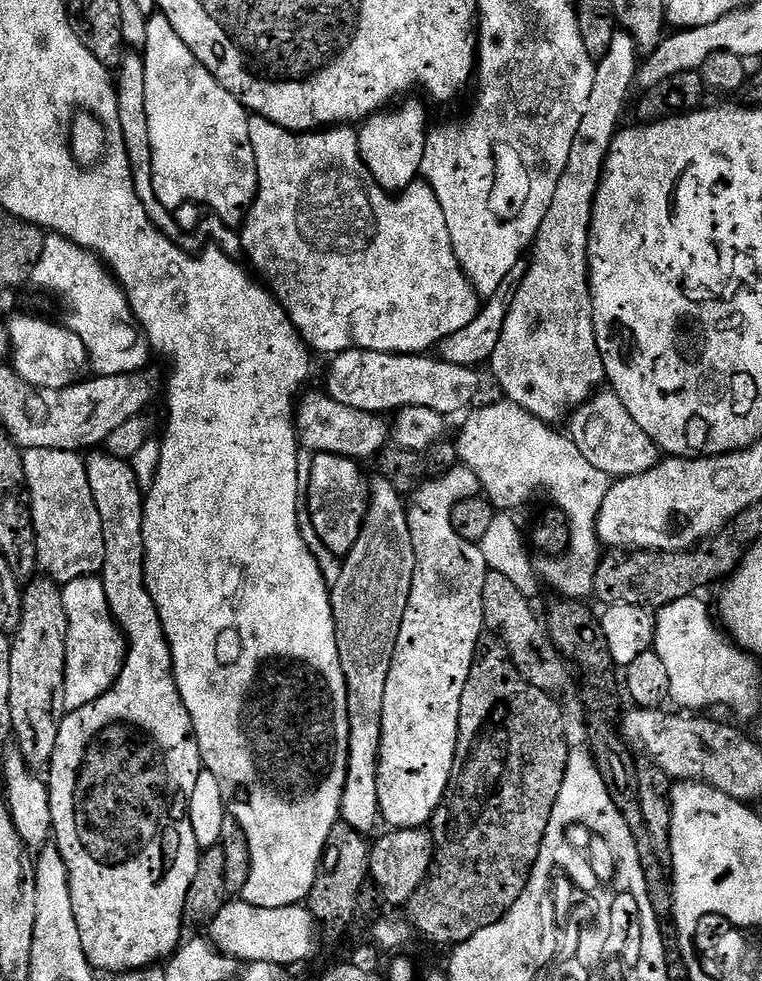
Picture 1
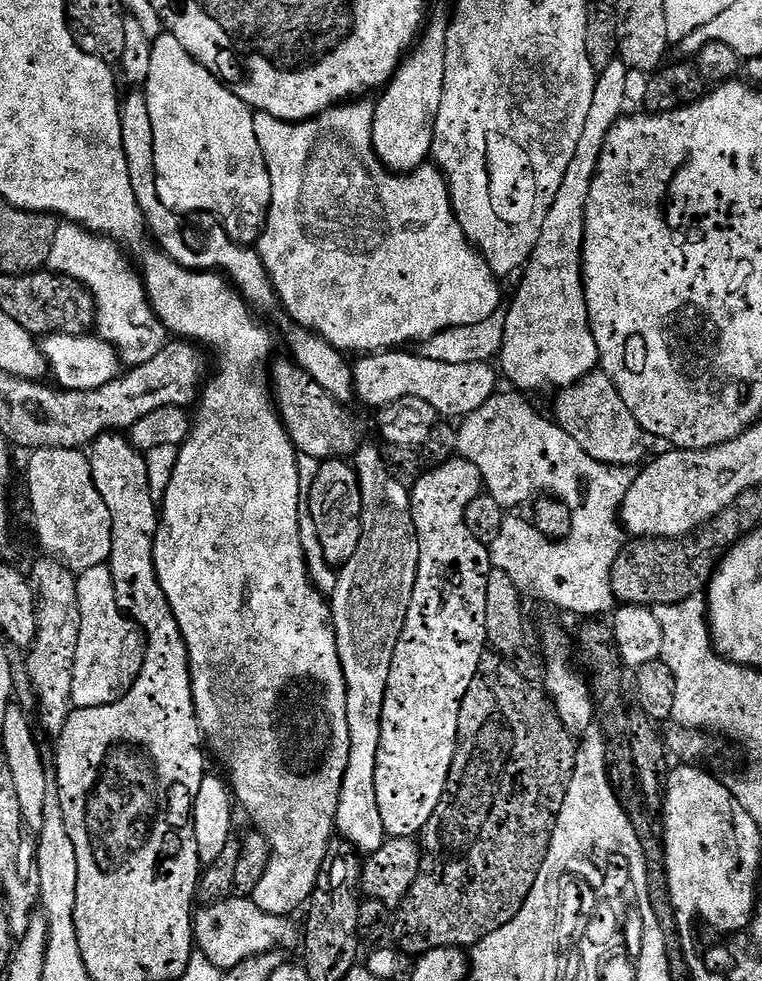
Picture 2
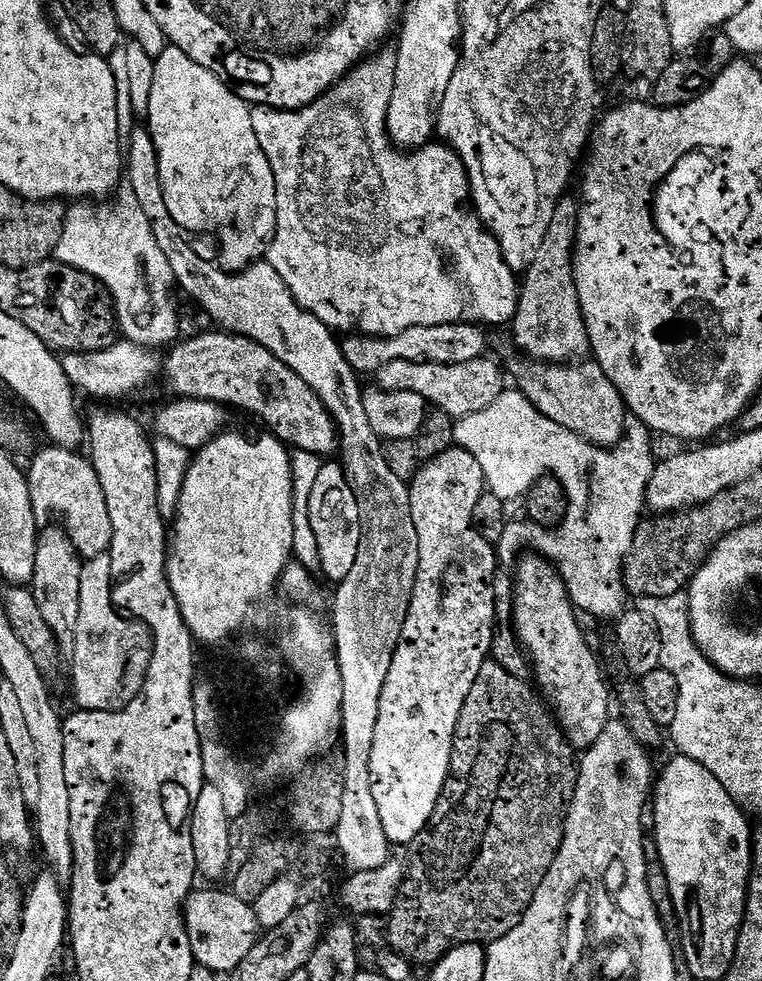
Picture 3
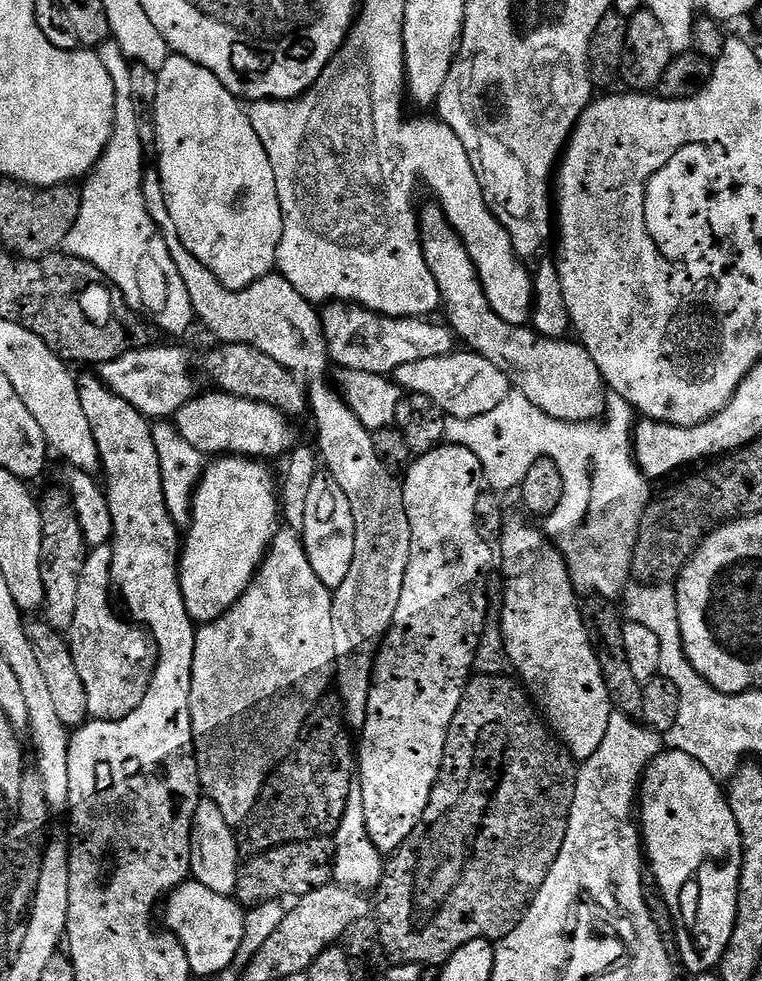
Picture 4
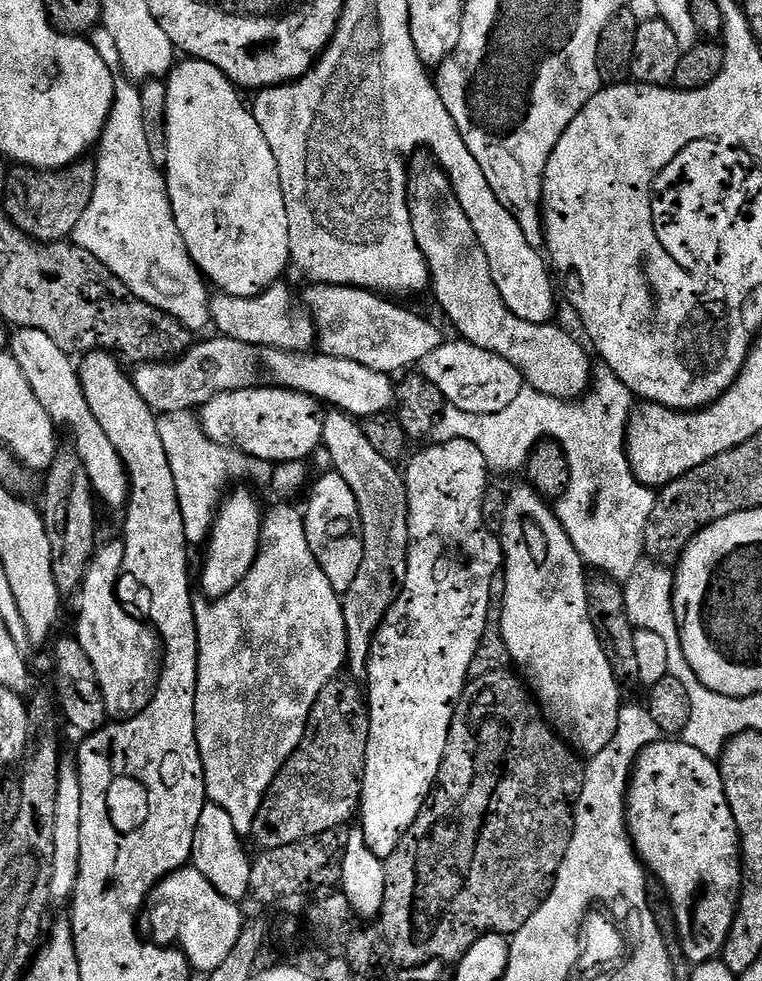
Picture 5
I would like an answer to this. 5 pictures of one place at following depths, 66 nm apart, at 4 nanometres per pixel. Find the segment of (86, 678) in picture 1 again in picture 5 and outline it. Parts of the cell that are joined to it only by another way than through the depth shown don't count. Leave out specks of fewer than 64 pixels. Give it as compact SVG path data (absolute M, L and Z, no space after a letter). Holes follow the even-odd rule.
M119 539L109 544L101 543L84 571L84 580L80 584L78 599L80 599L80 617L76 620L74 639L79 642L85 656L90 660L96 680L104 696L107 715L112 718L131 718L146 710L146 706L156 693L156 682L162 663L158 655L158 637L147 623L139 619L131 620L126 609L120 605L118 595L120 577L124 571L124 546Z

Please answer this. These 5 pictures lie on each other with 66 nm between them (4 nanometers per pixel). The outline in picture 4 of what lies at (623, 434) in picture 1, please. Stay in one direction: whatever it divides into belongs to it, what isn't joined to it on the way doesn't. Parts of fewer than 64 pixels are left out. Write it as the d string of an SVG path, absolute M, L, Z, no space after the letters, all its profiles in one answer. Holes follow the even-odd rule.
M431 202L419 209L418 223L420 225L420 245L426 258L426 266L430 266L430 274L434 274L434 280L440 291L442 312L445 312L446 323L461 341L464 340L471 351L476 352L482 358L494 362L508 376L509 382L515 391L521 392L538 410L550 414L550 418L561 420L567 424L587 424L596 422L605 415L609 393L594 358L584 349L579 342L571 344L568 338L553 338L541 336L539 332L528 326L507 324L490 306L490 302L484 293L484 287L480 281L480 275L476 272L474 262L466 250L464 240L452 229L452 223L439 203Z

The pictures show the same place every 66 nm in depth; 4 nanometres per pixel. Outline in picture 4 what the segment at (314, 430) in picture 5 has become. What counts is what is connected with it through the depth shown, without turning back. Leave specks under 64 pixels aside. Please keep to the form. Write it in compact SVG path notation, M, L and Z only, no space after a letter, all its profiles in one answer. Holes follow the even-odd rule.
M211 390L203 396L197 395L182 410L178 410L174 417L174 423L178 434L186 438L191 446L194 446L203 454L228 454L232 453L237 456L246 456L249 458L268 458L264 456L283 456L287 457L293 449L297 447L296 432L292 429L293 421L285 416L274 406L254 402L246 398L232 396L229 392Z

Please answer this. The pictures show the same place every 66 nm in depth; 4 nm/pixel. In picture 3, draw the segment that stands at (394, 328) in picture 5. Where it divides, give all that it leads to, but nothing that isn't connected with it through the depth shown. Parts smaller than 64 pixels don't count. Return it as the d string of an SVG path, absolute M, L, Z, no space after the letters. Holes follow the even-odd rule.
M472 322L458 324L443 324L442 326L414 326L410 330L402 330L397 336L365 336L363 334L348 334L343 337L342 347L346 362L357 374L375 374L382 366L390 362L414 362L415 364L441 364L442 366L458 366L462 362L474 362L485 355L488 348L488 336L483 327Z

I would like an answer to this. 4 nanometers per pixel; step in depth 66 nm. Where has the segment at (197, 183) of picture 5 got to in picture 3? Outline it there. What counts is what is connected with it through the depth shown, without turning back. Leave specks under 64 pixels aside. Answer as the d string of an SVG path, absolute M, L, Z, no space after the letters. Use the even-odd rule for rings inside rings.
M165 47L155 57L155 63L146 127L158 150L158 166L154 172L160 182L166 210L170 210L170 218L174 218L185 233L213 232L220 239L219 263L227 271L242 272L267 257L278 218L275 176L254 134L252 108L213 72L206 70L206 66L198 66L198 62L182 50Z

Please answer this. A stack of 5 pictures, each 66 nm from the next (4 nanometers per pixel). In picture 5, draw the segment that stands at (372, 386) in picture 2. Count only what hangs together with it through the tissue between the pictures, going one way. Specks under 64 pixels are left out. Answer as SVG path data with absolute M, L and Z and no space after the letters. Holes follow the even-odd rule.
M455 339L439 344L433 352L426 354L426 358L419 362L419 375L435 386L451 407L466 414L485 416L506 410L506 406L510 406L510 402L514 402L526 387L523 374L496 354L482 350L466 339Z

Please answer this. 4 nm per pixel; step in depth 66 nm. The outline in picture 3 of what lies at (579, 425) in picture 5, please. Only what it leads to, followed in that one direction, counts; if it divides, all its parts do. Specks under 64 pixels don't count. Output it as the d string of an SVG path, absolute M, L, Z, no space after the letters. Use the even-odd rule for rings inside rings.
M505 390L497 400L490 402L490 406L486 406L486 410L459 417L455 426L455 447L474 454L478 466L482 466L487 491L503 501L509 499L508 492L515 490L515 480L532 482L537 479L536 440L544 440L540 456L548 463L547 471L563 486L564 493L567 494L568 508L566 518L555 528L534 530L536 532L532 540L535 546L533 549L553 563L563 578L567 594L577 611L613 620L622 616L628 606L628 591L623 584L624 562L644 516L642 510L645 511L646 508L648 486L656 465L656 458L652 456L654 438L651 429L640 419L630 416L625 424L625 435L615 449L599 448L583 440L578 434L550 422L550 418L541 414L519 390Z

